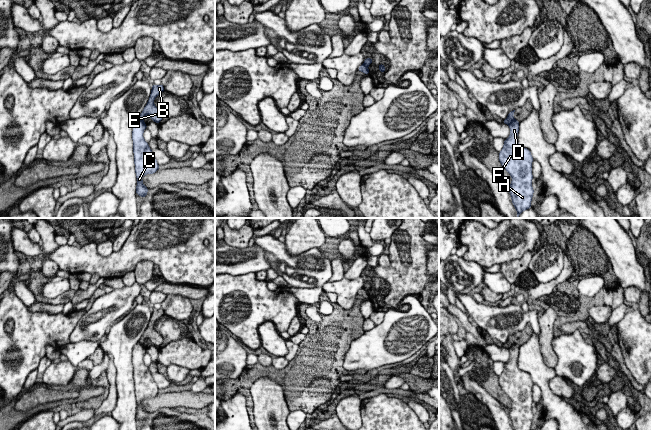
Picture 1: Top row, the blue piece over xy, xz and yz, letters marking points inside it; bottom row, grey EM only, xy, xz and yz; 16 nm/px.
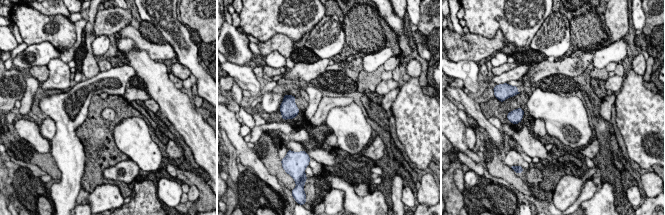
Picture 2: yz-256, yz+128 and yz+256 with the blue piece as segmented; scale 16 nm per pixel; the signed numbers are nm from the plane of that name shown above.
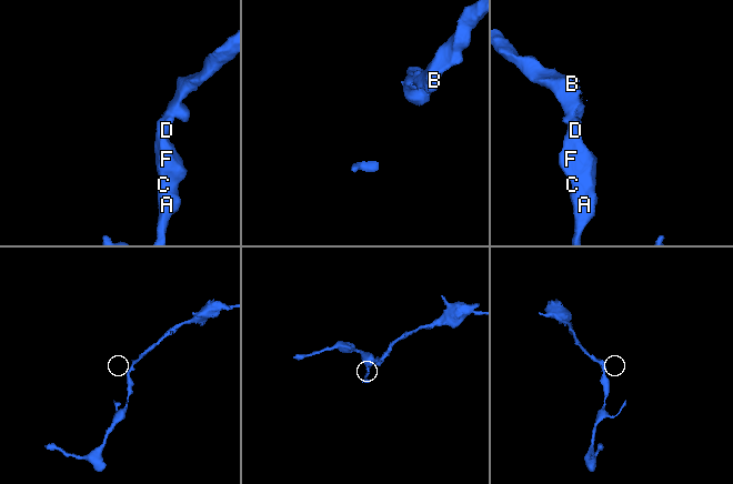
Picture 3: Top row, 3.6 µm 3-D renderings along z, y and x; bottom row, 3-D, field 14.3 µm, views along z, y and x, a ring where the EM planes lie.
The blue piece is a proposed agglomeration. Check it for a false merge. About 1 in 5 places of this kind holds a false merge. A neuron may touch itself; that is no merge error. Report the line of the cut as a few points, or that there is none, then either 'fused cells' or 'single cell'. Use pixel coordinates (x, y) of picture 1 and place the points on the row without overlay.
yz (514, 343), (508, 348) | fused cells

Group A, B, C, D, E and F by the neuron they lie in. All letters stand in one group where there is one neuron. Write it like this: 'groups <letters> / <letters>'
groups A C D F / B E

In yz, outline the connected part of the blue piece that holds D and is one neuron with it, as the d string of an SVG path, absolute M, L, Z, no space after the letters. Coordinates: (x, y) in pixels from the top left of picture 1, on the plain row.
M512 344L508 348L510 360L504 364L504 370L499 376L499 385L512 401L509 417L513 429L531 430L534 417L532 412L533 381L529 373L518 368L519 347L518 344Z

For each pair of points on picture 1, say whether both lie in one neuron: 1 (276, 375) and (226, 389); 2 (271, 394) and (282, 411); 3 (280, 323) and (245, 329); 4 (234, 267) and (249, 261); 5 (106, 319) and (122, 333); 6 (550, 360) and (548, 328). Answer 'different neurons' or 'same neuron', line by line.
1: same neuron
2: same neuron
3: same neuron
4: same neuron
5: different neurons
6: same neuron

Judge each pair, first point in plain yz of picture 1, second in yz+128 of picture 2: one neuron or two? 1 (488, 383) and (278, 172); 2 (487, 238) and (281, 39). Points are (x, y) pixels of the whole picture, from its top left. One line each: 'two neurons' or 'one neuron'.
1: one neuron
2: two neurons

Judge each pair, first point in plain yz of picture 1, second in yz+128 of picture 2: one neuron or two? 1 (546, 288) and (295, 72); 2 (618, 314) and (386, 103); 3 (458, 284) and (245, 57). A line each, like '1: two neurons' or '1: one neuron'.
1: one neuron
2: one neuron
3: one neuron

